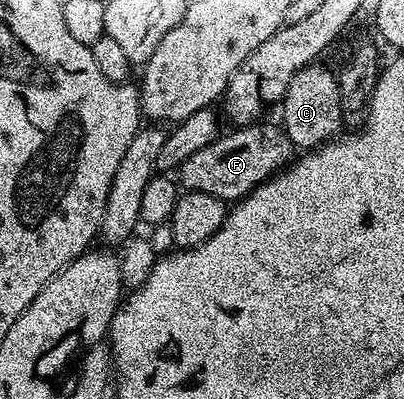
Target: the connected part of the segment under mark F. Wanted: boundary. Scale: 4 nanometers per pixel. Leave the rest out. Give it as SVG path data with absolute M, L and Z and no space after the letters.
M267 121L250 123L247 127L234 127L230 132L219 134L212 145L204 145L188 161L178 166L176 179L187 192L208 193L225 201L243 199L252 189L278 174L295 158L294 142L286 136L281 126L274 127Z

